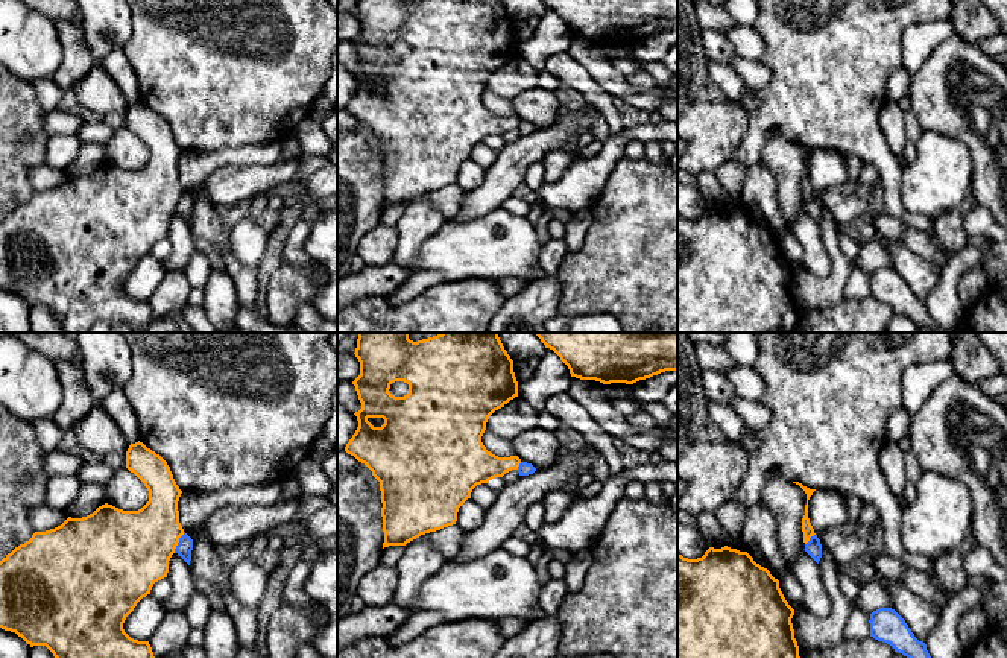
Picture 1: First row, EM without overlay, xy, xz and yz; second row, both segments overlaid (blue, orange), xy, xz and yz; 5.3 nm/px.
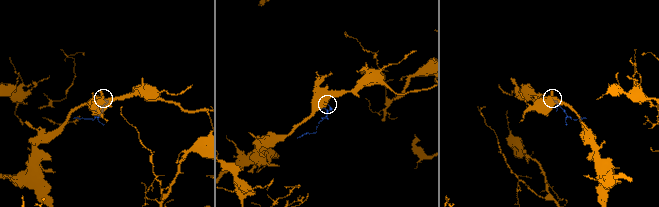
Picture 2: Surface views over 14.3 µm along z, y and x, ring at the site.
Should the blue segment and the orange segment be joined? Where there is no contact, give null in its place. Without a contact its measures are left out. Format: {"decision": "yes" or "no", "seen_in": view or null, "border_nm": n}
{"decision": "no", "seen_in": "xy", "border_nm": 130}

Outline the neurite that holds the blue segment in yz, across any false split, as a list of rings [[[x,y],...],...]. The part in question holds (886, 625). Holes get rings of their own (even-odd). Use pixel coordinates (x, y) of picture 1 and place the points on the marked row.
[[[879,608],[870,614],[870,637],[890,644],[907,658],[931,658],[927,644],[919,641],[905,620],[892,608]]]

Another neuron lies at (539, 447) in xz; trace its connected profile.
[[[539,427],[521,433],[512,439],[512,444],[521,462],[532,463],[536,470],[553,465],[560,447],[554,432]]]

